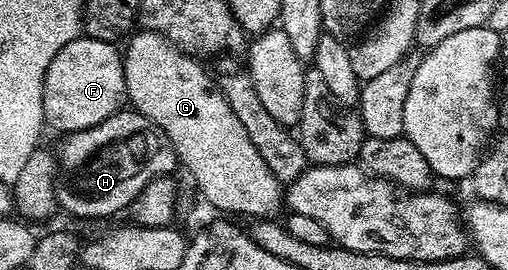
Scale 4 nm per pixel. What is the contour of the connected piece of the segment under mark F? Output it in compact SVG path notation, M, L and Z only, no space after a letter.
M87 36L75 38L54 56L46 70L42 108L49 127L60 130L61 135L73 134L102 124L126 102L124 59L117 43L94 40Z

